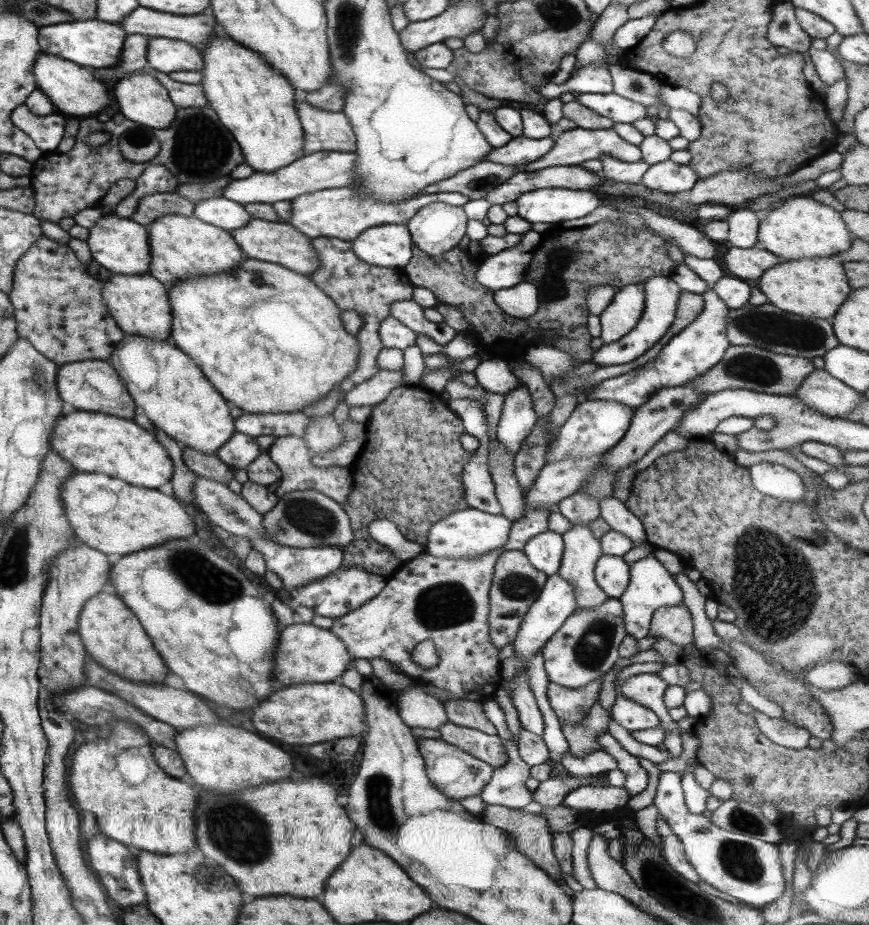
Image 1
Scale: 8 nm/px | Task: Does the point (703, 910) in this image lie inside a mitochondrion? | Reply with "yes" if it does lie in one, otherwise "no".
yes

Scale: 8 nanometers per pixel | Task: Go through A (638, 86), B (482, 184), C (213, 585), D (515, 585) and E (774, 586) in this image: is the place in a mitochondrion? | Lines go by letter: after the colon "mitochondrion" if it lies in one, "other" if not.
A: mitochondrion
B: other
C: mitochondrion
D: mitochondrion
E: mitochondrion

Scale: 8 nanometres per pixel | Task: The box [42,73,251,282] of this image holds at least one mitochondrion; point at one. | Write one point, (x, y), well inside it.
(138, 139)

